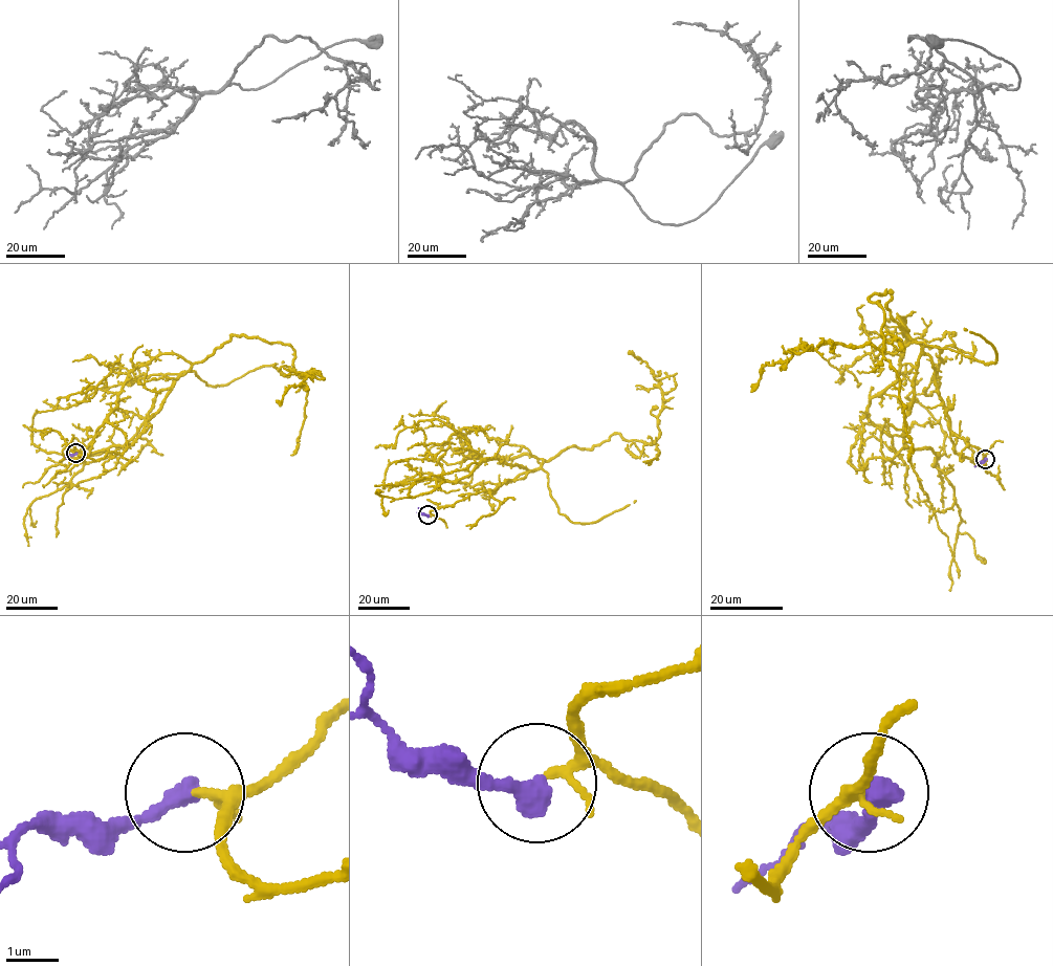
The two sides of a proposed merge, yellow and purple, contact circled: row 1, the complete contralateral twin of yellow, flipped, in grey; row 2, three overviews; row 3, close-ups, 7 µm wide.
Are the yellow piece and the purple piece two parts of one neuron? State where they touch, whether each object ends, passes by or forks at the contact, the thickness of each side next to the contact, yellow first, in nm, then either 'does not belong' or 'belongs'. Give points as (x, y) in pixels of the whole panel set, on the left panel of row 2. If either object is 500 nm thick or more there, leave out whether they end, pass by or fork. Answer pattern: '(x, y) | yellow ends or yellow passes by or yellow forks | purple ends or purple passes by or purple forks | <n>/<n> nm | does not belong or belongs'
(75, 453) | yellow forks | purple ends | 120/420 nm | belongs

